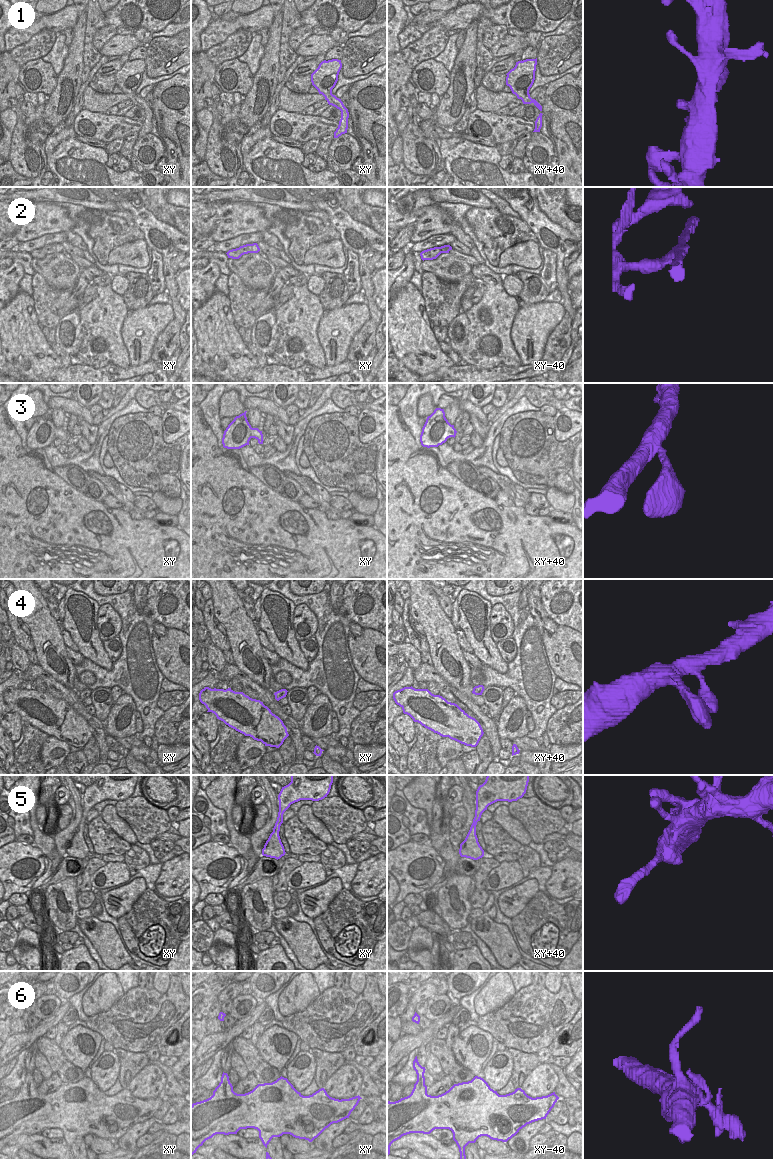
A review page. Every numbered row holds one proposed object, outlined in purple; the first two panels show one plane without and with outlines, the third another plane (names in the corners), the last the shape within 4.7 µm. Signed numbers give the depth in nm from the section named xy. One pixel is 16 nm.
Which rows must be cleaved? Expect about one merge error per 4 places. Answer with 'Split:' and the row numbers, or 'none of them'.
Split: 2, 6

